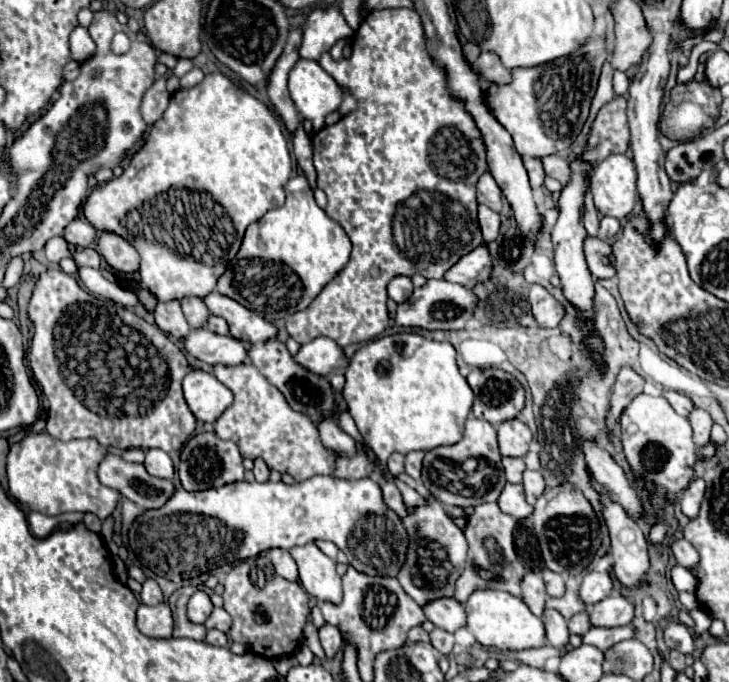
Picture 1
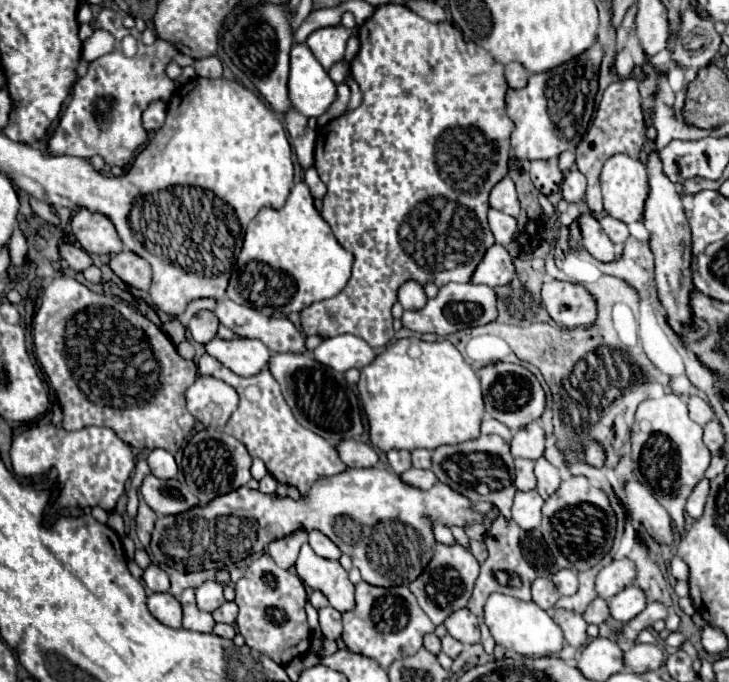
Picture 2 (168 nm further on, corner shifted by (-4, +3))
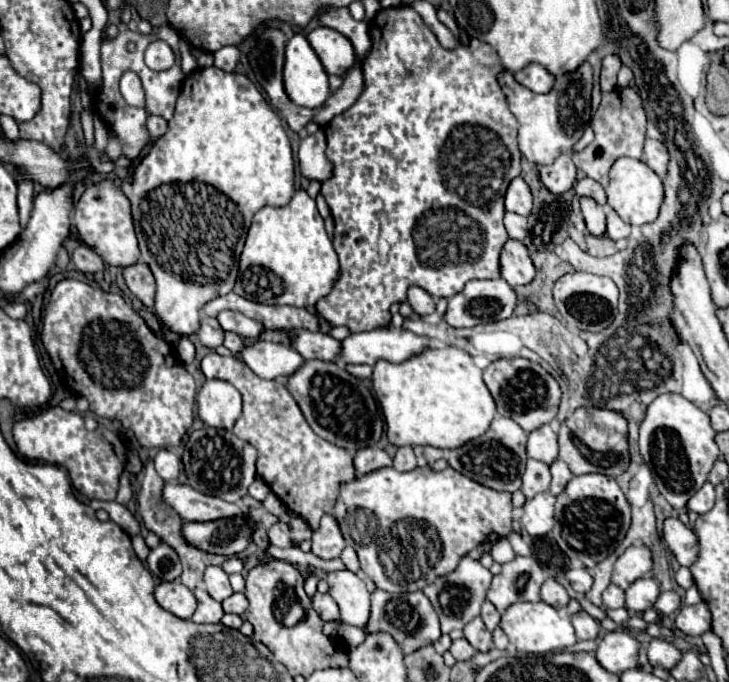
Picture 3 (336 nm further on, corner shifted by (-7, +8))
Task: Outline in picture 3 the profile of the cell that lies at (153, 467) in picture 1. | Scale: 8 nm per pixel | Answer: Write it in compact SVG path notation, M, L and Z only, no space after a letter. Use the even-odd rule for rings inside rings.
M161 449L157 455L155 455L155 469L157 473L165 479L165 481L177 481L179 477L179 471L181 471L181 459L175 457L171 451L167 449Z

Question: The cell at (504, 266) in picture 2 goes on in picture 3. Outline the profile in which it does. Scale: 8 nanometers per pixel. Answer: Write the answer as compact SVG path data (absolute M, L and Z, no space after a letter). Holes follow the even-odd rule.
M509 239L503 249L501 249L501 257L499 257L499 265L501 265L501 277L511 285L525 285L535 277L535 267L531 263L529 251L525 249L525 245L521 241Z

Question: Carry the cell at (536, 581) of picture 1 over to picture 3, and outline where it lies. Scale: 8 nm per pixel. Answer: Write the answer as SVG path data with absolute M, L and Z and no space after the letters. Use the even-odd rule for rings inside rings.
M549 577L541 587L541 601L545 601L551 607L565 607L569 603L569 595L559 581Z

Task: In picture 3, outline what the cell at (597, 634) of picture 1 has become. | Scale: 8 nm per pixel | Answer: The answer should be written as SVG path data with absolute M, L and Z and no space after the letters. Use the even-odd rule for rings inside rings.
M667 591L667 593L661 593L659 595L659 599L655 601L655 609L657 611L661 611L663 615L671 615L673 611L677 611L677 607L681 605L681 599L679 599L679 595L675 593L675 591Z

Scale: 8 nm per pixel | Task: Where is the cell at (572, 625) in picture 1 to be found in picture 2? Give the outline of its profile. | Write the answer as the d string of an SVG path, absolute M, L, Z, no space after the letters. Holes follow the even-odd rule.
M596 598L596 600L586 608L586 612L584 612L584 620L586 620L588 624L600 626L600 624L604 624L608 618L610 618L610 608L608 608L608 602L606 602L604 598Z

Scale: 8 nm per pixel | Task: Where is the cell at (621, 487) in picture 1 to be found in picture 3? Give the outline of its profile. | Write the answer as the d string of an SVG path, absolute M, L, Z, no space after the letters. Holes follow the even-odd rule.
M667 517L663 521L663 541L673 551L679 565L689 567L697 559L697 537L677 517Z

